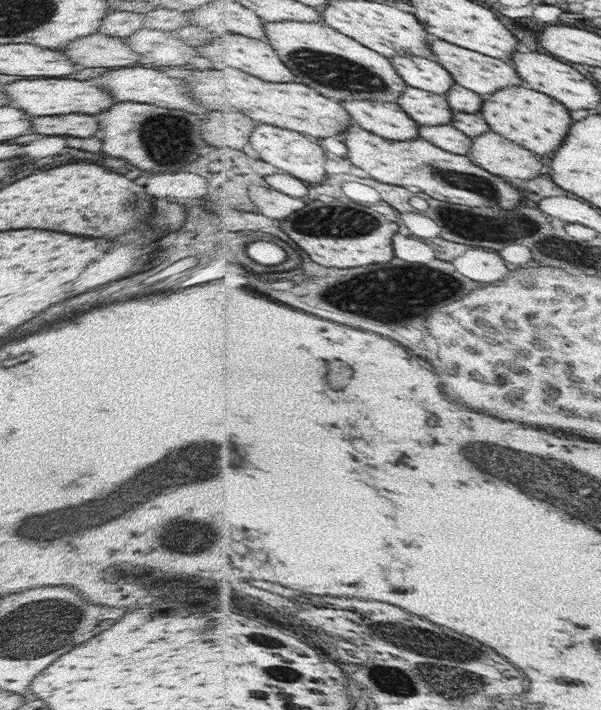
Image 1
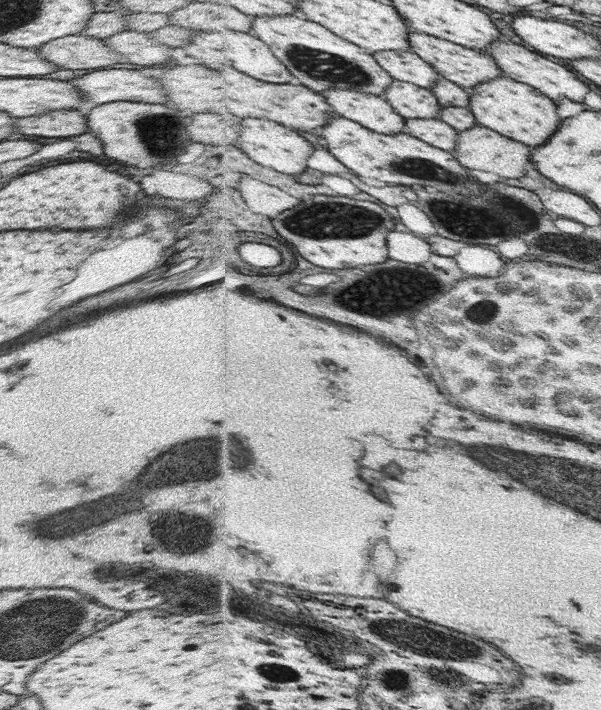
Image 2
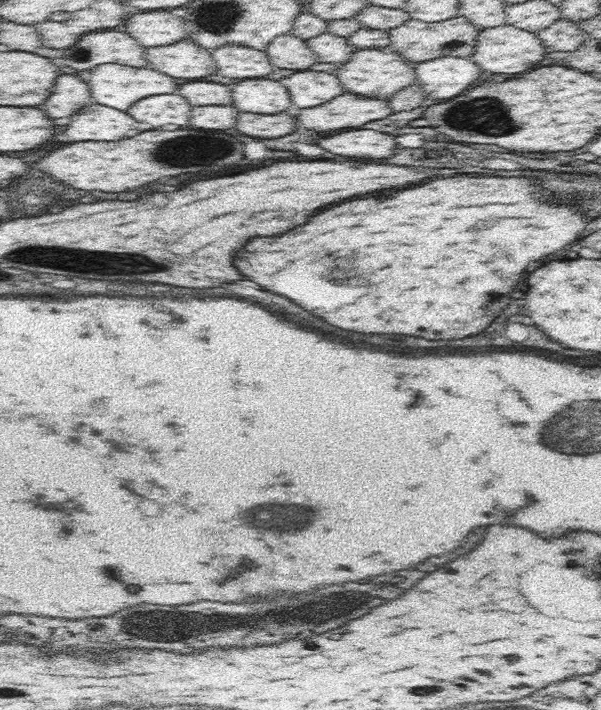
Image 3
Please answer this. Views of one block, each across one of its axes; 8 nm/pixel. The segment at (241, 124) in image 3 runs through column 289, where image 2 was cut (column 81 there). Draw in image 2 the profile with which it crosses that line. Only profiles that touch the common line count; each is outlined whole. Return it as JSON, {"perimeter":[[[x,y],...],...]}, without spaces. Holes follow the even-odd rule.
{"perimeter":[[[58,110],[42,116],[20,118],[14,122],[16,130],[30,136],[44,136],[44,138],[58,138],[58,136],[78,136],[88,130],[88,120],[78,110]]]}

